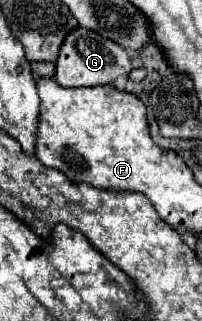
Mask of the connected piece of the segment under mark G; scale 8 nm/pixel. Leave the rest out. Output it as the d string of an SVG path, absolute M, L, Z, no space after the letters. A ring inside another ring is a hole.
M76 29L70 33L60 49L60 57L56 61L56 81L62 87L96 87L96 85L110 85L122 75L130 75L132 65L126 51L114 41L88 31Z

